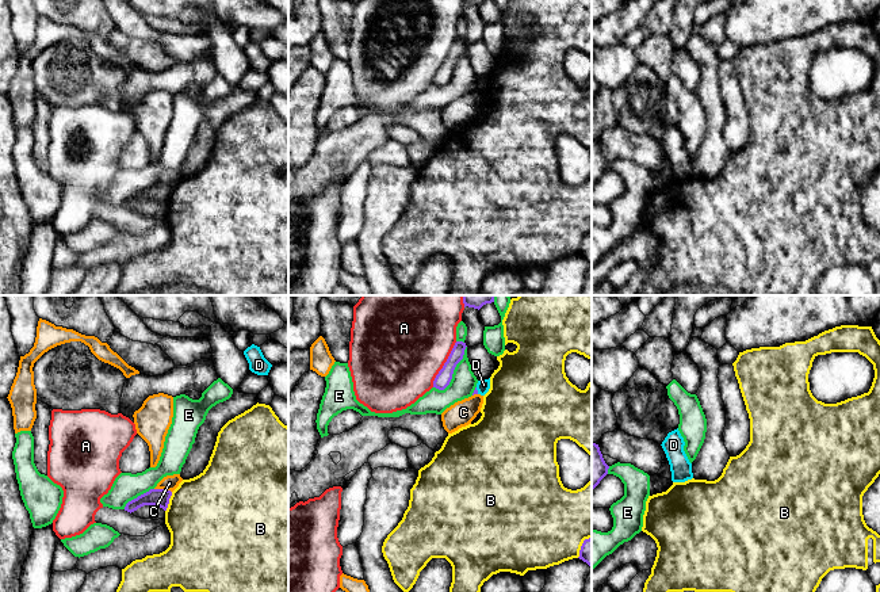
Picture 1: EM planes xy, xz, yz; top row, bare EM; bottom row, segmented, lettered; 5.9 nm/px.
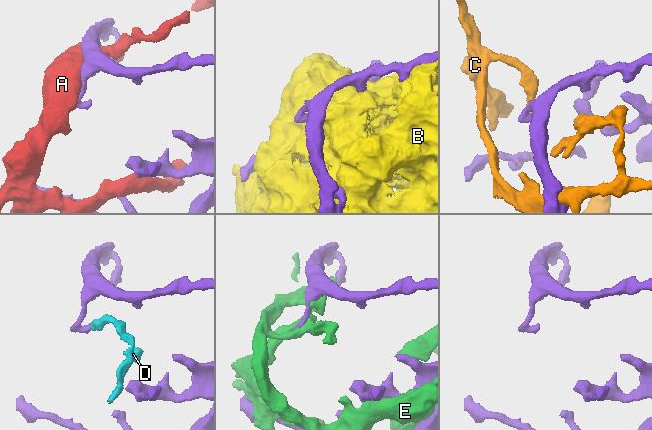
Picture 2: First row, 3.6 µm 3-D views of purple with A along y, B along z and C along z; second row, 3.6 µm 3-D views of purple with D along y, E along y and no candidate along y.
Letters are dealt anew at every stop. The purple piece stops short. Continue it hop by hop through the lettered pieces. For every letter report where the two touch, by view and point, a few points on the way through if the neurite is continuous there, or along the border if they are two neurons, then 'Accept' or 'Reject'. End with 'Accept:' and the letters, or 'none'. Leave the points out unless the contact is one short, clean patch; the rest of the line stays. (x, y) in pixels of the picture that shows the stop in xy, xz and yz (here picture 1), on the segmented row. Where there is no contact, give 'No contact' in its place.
A: Touches purple at xz (444, 365). Reject
B: Touches purple at xy (168, 501). Reject
C: Touches purple at xy (163, 489). Reject
D: Touches purple at xz (477, 390). Boundary: xz (475, 388), (478, 393). Reject
E: Touches purple at xz (452, 373). Reject
Accept: none

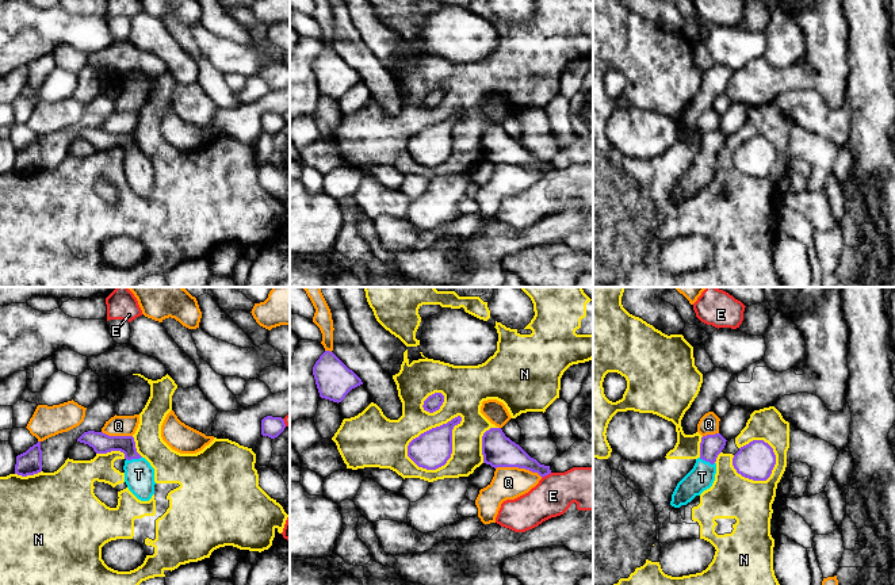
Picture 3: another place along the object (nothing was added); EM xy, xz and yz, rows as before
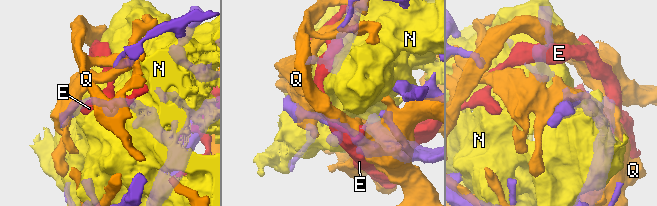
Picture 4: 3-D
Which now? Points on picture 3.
E: Touches purple at xz (546, 474). Reject
N: Touches purple at xz (429, 429). Reject
Q: Touches purple at xz (519, 467). Reject
T: Touches purple at xy (133, 458). Path across: xy (102, 443), (119, 443), (133, 458), (138, 474). Accept
Accept: T

